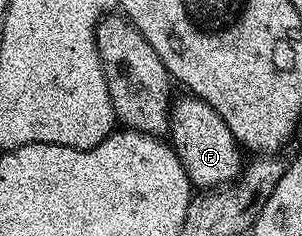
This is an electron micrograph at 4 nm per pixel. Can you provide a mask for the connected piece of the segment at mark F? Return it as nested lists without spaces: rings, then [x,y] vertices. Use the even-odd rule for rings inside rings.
[[[191,94],[185,97],[185,100],[177,99],[170,112],[170,143],[176,149],[176,157],[182,162],[189,180],[197,189],[211,190],[233,183],[242,172],[241,145],[237,144],[234,134],[230,134],[230,126],[222,122],[220,115],[205,100]]]

